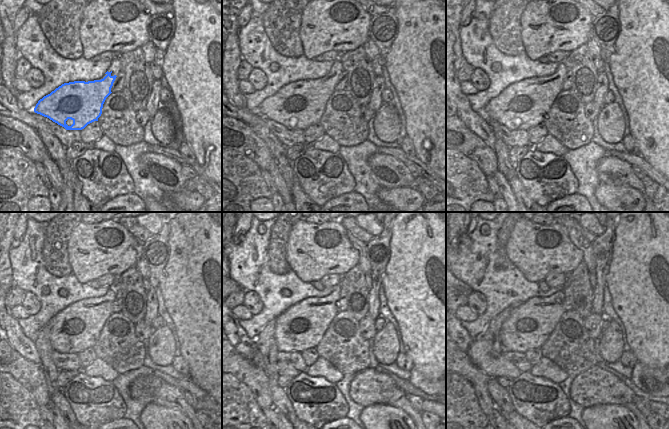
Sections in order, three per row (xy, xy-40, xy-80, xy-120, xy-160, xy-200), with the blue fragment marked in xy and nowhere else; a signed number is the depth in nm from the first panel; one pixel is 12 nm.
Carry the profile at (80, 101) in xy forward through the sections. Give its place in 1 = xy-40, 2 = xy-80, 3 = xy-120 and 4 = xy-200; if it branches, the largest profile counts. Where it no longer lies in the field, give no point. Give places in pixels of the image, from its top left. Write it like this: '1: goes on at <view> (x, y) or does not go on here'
1: goes on at xy-40 (306, 100)
2: goes on at xy-80 (530, 99)
3: goes on at xy-120 (79, 324)
4: goes on at xy-200 (529, 326)

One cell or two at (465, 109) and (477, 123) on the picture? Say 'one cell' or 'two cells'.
one cell

